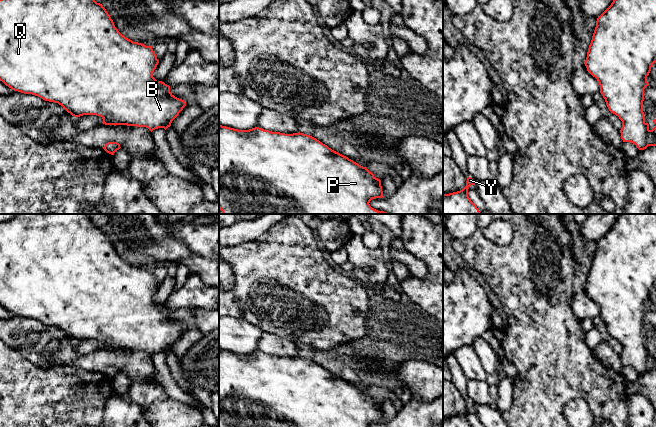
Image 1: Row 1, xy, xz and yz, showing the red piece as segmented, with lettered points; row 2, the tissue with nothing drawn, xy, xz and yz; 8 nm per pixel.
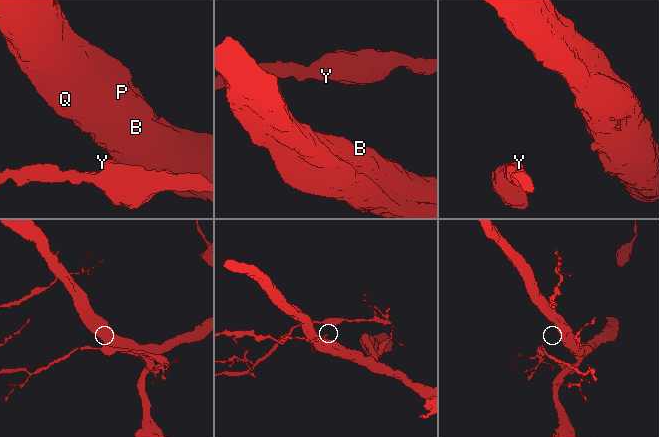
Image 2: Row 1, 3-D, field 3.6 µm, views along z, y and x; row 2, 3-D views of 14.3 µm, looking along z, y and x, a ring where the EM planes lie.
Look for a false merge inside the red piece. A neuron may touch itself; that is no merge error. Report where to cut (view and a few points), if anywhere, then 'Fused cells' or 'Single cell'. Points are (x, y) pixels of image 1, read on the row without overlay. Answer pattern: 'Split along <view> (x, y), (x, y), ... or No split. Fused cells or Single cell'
No split. Single cell

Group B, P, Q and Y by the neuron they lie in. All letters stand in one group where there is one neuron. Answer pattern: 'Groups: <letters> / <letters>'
Groups: B P Q Y

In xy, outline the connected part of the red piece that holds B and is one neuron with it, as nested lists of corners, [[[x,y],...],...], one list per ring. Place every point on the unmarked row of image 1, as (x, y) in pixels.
[[[17,214],[11,220],[0,223],[0,305],[14,315],[32,318],[45,325],[58,327],[74,341],[96,339],[103,342],[105,349],[127,349],[146,351],[151,356],[158,352],[165,354],[186,330],[186,326],[170,316],[170,310],[153,301],[159,284],[152,270],[133,266],[115,251],[110,239],[102,228],[97,227],[89,214]]]

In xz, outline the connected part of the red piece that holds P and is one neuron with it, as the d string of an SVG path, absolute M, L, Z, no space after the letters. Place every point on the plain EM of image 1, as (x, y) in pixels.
M219 349L219 427L370 427L372 423L382 422L381 404L376 402L366 391L332 374L316 362L303 358L285 358L255 351L238 354Z

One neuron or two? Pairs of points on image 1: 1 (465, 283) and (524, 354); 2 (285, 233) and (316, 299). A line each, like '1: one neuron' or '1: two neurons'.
1: two neurons
2: one neuron

